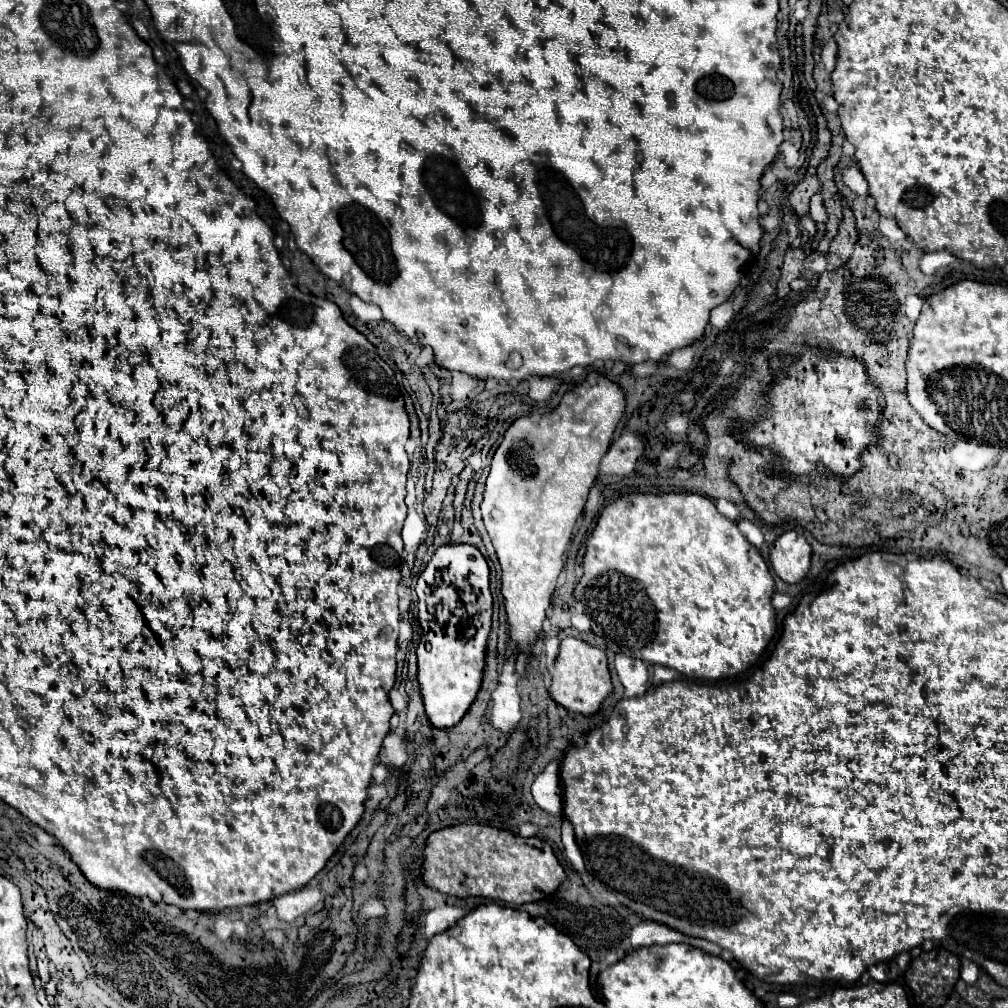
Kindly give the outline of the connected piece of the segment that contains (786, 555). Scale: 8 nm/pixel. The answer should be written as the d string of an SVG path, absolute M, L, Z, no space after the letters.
M788 530L774 542L770 564L784 582L794 584L806 576L810 568L810 556L812 548L806 538L796 530Z

